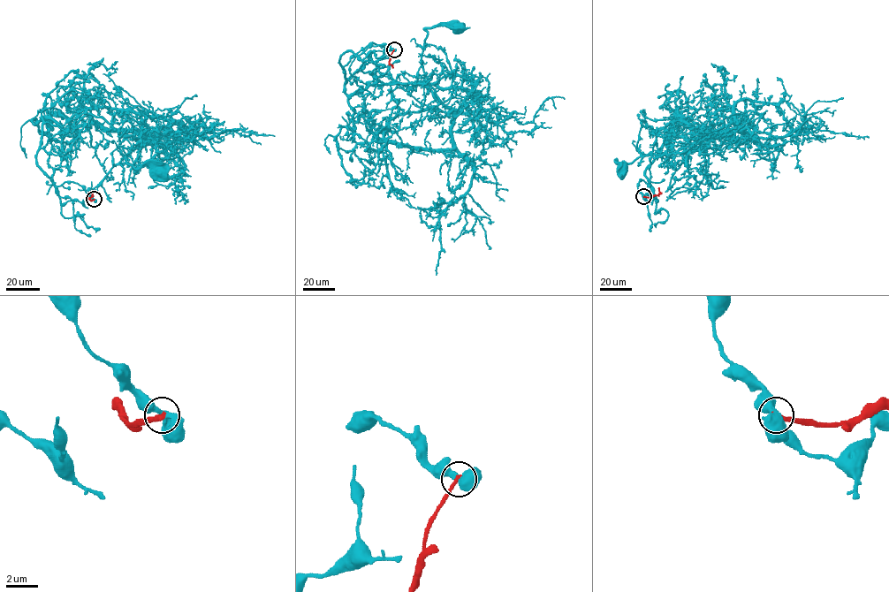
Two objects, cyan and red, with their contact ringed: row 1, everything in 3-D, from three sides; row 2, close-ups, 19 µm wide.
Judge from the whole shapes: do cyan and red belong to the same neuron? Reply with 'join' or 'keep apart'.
keep apart

